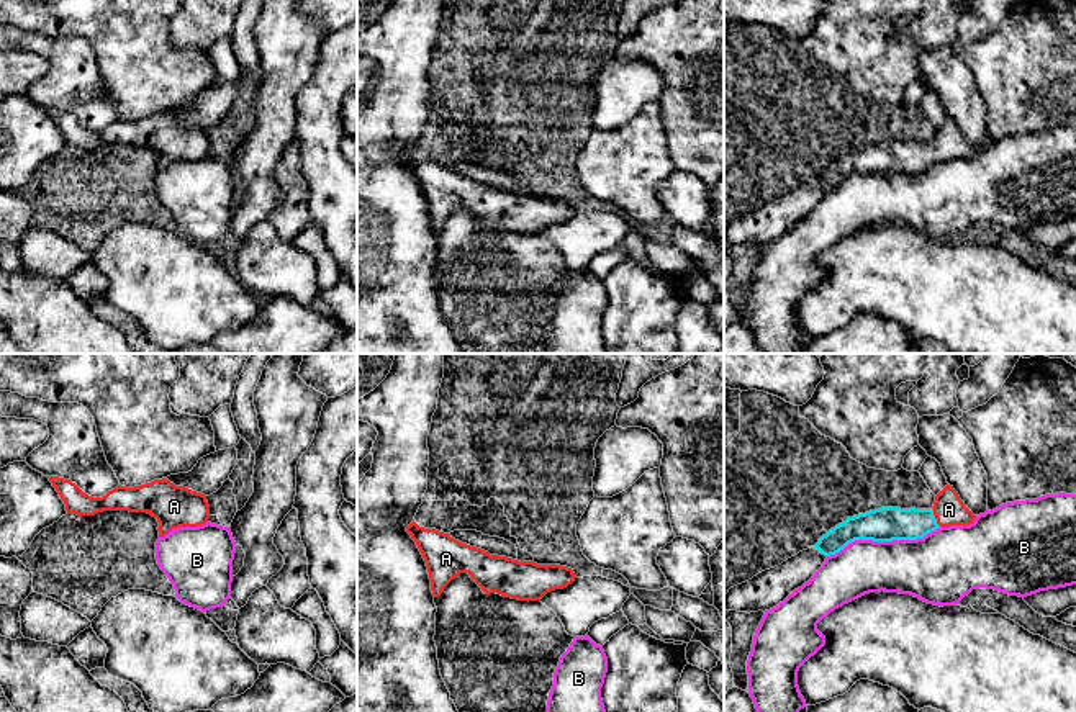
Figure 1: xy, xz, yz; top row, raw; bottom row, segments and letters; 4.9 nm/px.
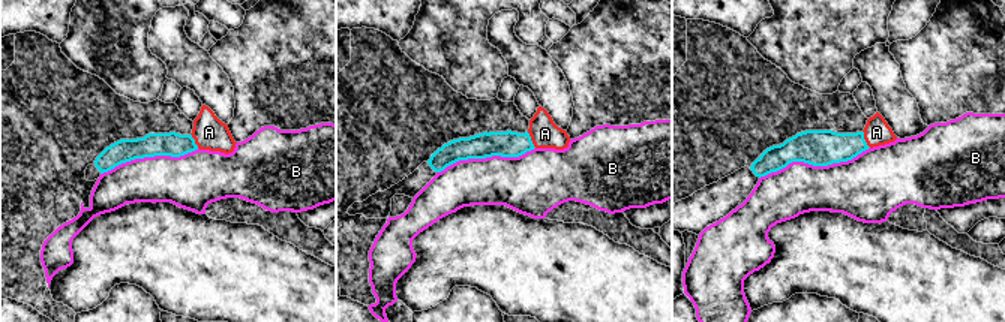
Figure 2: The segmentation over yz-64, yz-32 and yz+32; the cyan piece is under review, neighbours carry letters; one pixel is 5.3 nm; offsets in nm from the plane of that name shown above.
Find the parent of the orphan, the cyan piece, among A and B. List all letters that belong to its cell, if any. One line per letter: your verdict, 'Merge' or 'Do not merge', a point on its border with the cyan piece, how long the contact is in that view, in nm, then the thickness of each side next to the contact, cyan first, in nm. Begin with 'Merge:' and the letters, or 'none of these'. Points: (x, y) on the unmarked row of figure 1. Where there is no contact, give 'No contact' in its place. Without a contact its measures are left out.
Merge: A
A: Merge. Touches cyan at yz (934, 151). Shared border 100 nm. Thickness 170 nm (cyan) against 160 nm
B: Do not merge. Touches cyan at yz (883, 174). Shared border 600 nm. Thickness 170 nm (cyan) against 300 nm

